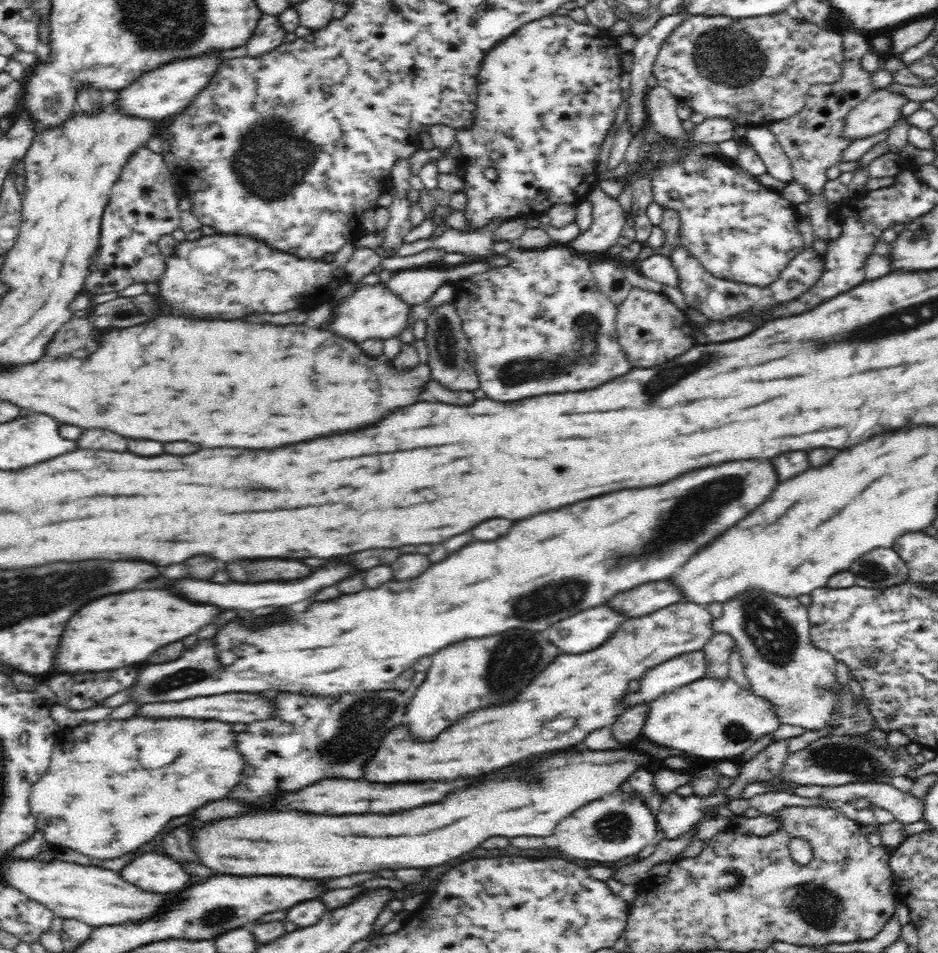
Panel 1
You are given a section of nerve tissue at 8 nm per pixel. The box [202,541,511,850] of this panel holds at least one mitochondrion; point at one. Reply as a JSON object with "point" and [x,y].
{"point":[360,722]}

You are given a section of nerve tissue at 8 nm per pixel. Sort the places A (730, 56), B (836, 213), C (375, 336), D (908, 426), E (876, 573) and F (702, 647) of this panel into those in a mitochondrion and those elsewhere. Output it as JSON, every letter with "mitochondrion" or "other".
{"A":"mitochondrion","B":"other","C":"other","D":"other","E":"mitochondrion","F":"other"}

